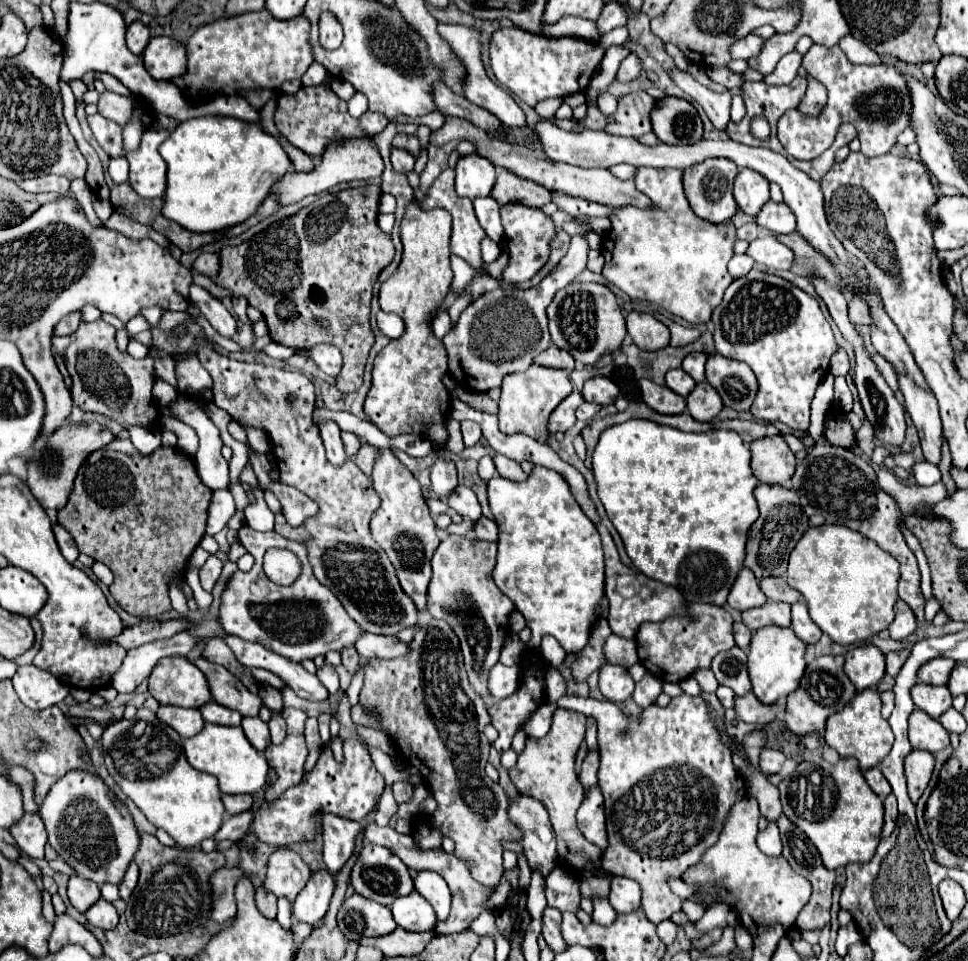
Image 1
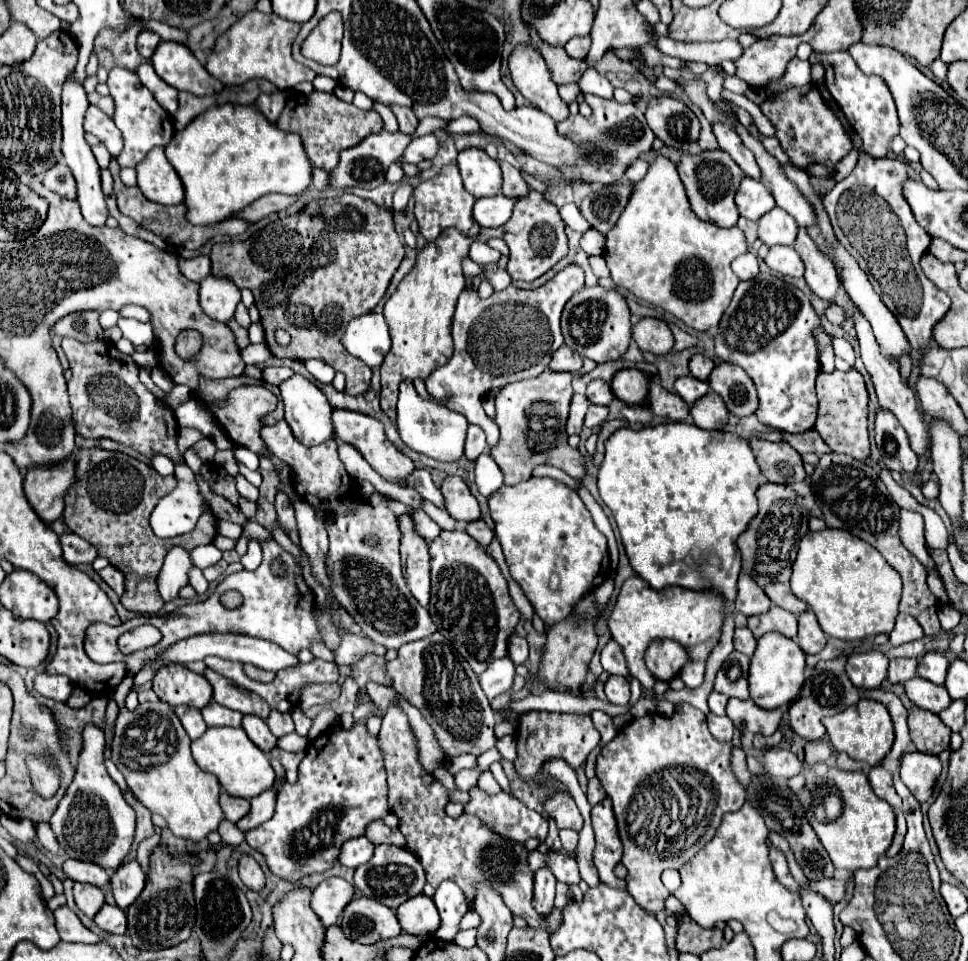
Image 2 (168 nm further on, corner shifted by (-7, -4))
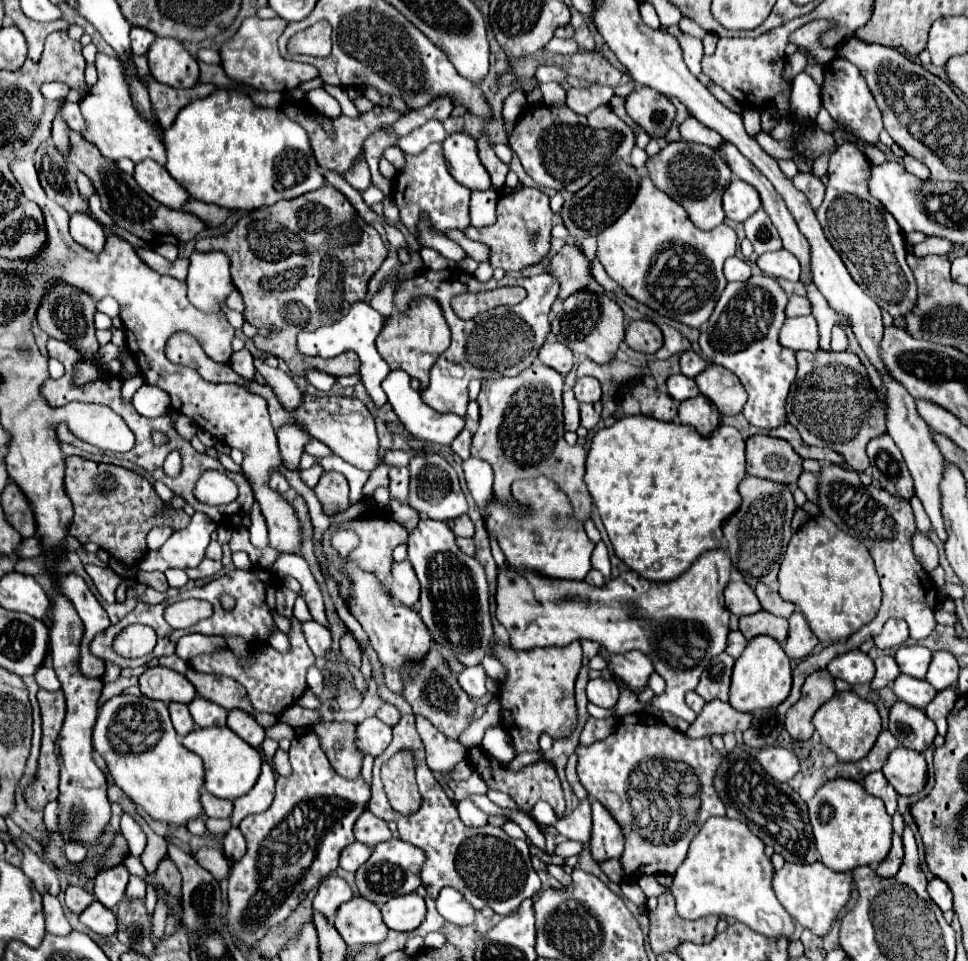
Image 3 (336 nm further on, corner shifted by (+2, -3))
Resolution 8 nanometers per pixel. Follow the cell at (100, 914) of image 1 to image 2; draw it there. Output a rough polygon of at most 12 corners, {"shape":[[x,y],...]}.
{"shape":[[104,904],[94,916],[98,928],[110,934],[126,932],[126,914]]}

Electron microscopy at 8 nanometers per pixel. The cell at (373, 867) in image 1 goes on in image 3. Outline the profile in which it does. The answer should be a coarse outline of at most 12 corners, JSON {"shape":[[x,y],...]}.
{"shape":[[379,843],[355,873],[359,893],[383,905],[421,885],[423,851]]}

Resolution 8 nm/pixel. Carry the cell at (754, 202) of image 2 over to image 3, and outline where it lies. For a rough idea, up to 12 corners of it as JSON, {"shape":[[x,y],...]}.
{"shape":[[733,179],[723,193],[725,215],[737,223],[761,207],[751,185]]}

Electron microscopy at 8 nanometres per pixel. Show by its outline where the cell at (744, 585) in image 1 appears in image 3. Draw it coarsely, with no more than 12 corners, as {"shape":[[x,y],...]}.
{"shape":[[745,581],[725,587],[725,607],[741,617],[761,609]]}

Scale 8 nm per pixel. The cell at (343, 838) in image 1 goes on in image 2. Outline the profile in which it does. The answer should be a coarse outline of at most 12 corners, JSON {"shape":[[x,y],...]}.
{"shape":[[364,836],[346,840],[338,862],[358,868],[374,854]]}

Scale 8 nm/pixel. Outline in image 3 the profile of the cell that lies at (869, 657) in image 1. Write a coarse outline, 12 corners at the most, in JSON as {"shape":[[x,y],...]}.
{"shape":[[847,651],[831,659],[827,671],[849,685],[871,683],[873,659]]}

